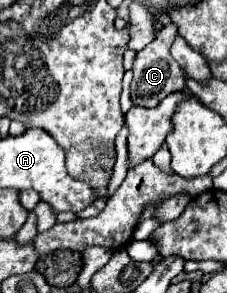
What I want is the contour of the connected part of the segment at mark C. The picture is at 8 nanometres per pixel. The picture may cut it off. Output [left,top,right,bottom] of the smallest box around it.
[131,23,187,107]

